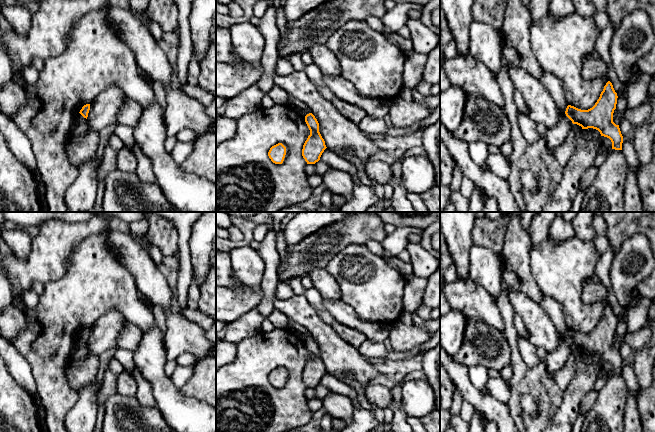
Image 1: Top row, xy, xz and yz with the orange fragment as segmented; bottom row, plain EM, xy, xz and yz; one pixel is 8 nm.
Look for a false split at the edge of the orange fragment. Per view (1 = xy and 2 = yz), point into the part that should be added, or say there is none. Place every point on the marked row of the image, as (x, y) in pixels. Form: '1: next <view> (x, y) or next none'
1: next none
2: next none

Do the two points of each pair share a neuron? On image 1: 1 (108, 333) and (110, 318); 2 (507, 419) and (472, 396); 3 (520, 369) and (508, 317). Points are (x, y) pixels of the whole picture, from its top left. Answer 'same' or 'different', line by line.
1: same
2: same
3: same

